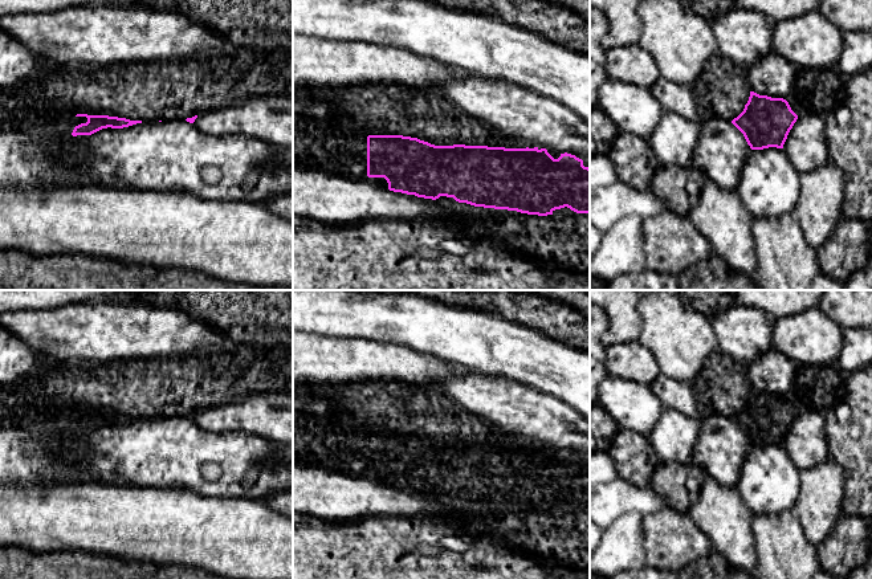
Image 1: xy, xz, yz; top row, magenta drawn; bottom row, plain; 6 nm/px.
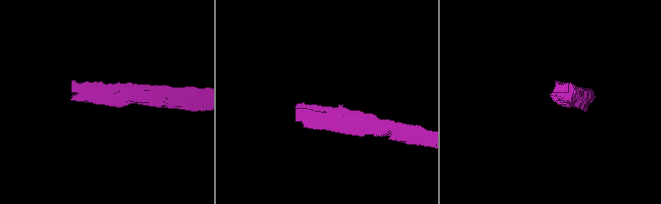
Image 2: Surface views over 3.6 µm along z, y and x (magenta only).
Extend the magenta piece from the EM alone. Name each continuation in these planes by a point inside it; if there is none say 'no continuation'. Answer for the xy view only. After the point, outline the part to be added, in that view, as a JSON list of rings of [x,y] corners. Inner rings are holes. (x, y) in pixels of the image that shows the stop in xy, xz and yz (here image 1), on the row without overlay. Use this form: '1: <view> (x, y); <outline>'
1: xy (40, 412); [[[25,386],[24,388],[24,403],[23,403],[23,428],[33,432],[45,431],[72,431],[74,424],[86,420],[87,415],[85,412],[94,412],[89,407],[82,404],[76,404],[70,400],[64,400],[61,397],[50,397],[45,394]]]

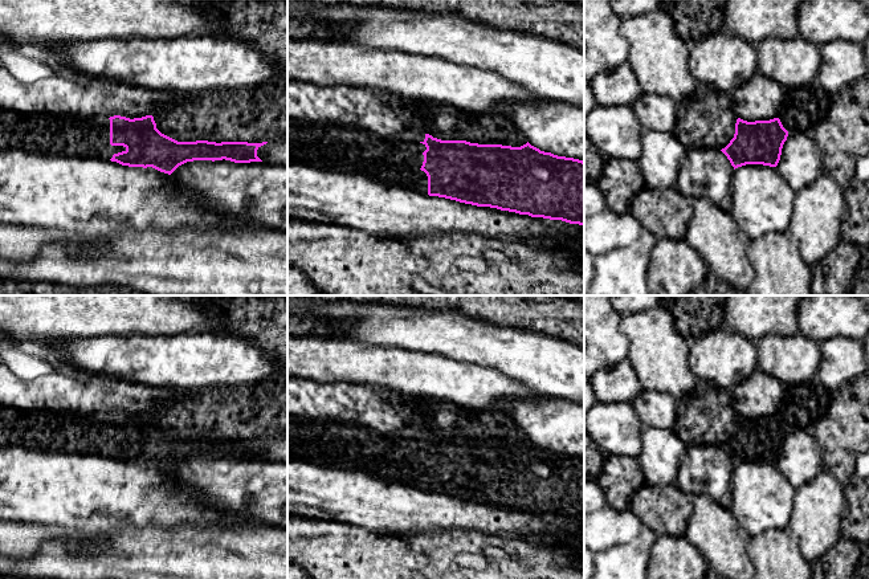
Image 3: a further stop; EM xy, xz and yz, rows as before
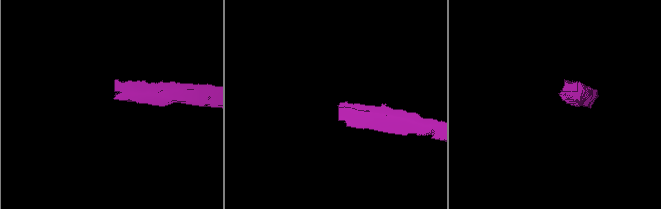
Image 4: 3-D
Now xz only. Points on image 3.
1: xz (395, 457); [[[359,425],[359,470],[385,482],[428,492],[428,473],[421,468],[425,431],[405,428],[396,433],[378,433]]]

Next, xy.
1: xy (89, 433); [[[62,412],[62,452],[110,457],[122,448],[126,448],[126,444],[110,441],[109,413]]]

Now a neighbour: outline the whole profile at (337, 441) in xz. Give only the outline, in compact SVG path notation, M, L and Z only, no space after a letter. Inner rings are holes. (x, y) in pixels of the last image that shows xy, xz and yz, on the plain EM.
M287 416L287 436L297 444L314 444L317 453L306 457L303 454L287 454L290 461L309 461L318 466L343 470L359 470L359 437L362 428L354 423L340 420L299 420Z

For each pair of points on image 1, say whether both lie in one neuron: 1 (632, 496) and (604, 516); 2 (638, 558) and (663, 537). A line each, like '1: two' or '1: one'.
1: one
2: two

